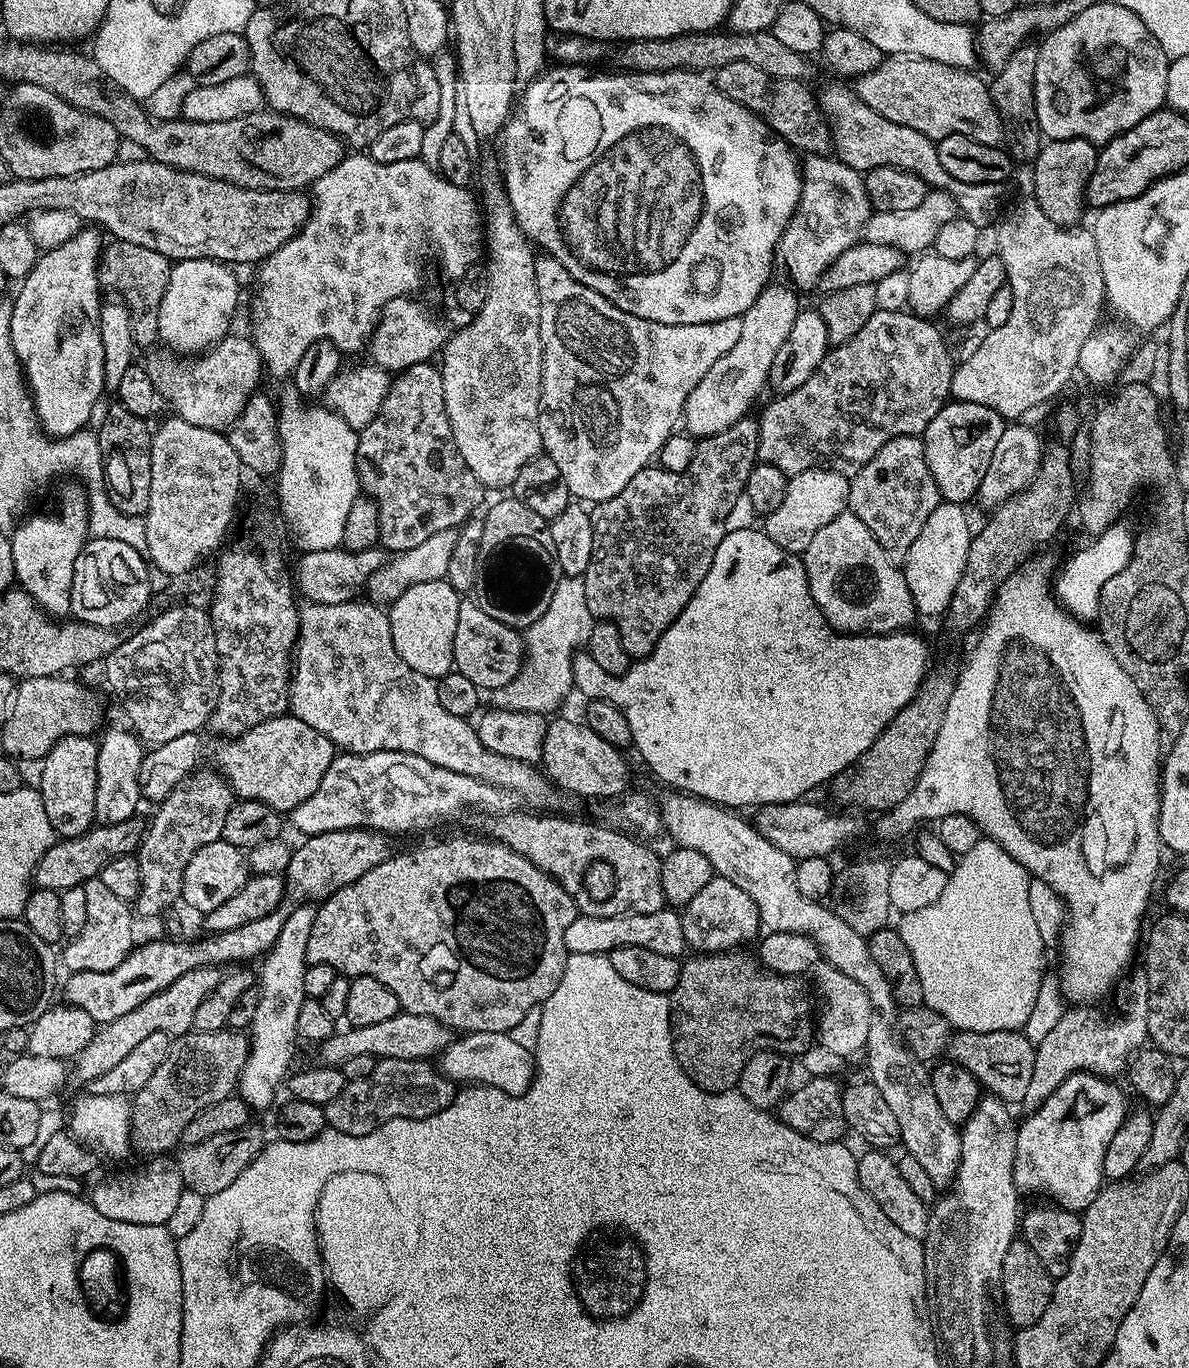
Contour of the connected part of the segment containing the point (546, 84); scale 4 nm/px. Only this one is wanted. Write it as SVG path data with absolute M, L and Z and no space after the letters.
M552 66L535 80L527 81L512 115L500 129L498 143L504 151L502 183L518 226L541 253L562 262L582 286L598 290L602 298L626 314L663 324L701 324L743 316L750 306L754 306L758 294L768 287L776 248L800 205L802 164L797 153L772 131L767 119L734 102L734 98L726 98L707 75L686 71L642 73L620 70L617 76L584 77L584 72L580 66Z

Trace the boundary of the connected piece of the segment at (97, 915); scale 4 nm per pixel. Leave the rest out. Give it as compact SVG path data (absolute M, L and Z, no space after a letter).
M98 878L87 880L83 886L86 890L86 926L82 926L79 934L71 937L63 945L63 948L65 947L64 956L62 952L63 967L65 964L69 973L114 970L114 966L118 966L118 962L127 958L134 947L134 941L132 941L133 909L129 901L116 897L110 891L110 886L106 886L106 882Z

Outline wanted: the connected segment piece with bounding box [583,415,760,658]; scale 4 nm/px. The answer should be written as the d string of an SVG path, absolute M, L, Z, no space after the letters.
M744 416L718 434L697 439L694 462L690 462L686 470L666 472L659 466L644 468L626 482L622 494L591 509L594 554L590 554L590 566L586 566L583 574L587 605L596 620L608 620L618 626L628 656L649 656L654 646L658 646L658 638L666 634L674 618L682 614L686 602L694 598L698 582L706 578L718 542L722 542L725 534L726 516L733 509L734 502L744 494L750 470L757 463L759 433L759 419Z

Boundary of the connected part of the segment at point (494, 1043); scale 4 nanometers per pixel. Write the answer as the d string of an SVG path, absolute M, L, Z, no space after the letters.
M469 1032L461 1035L439 1054L438 1062L439 1071L452 1081L464 1086L483 1086L508 1096L521 1096L536 1077L533 1050L515 1043L506 1032Z

